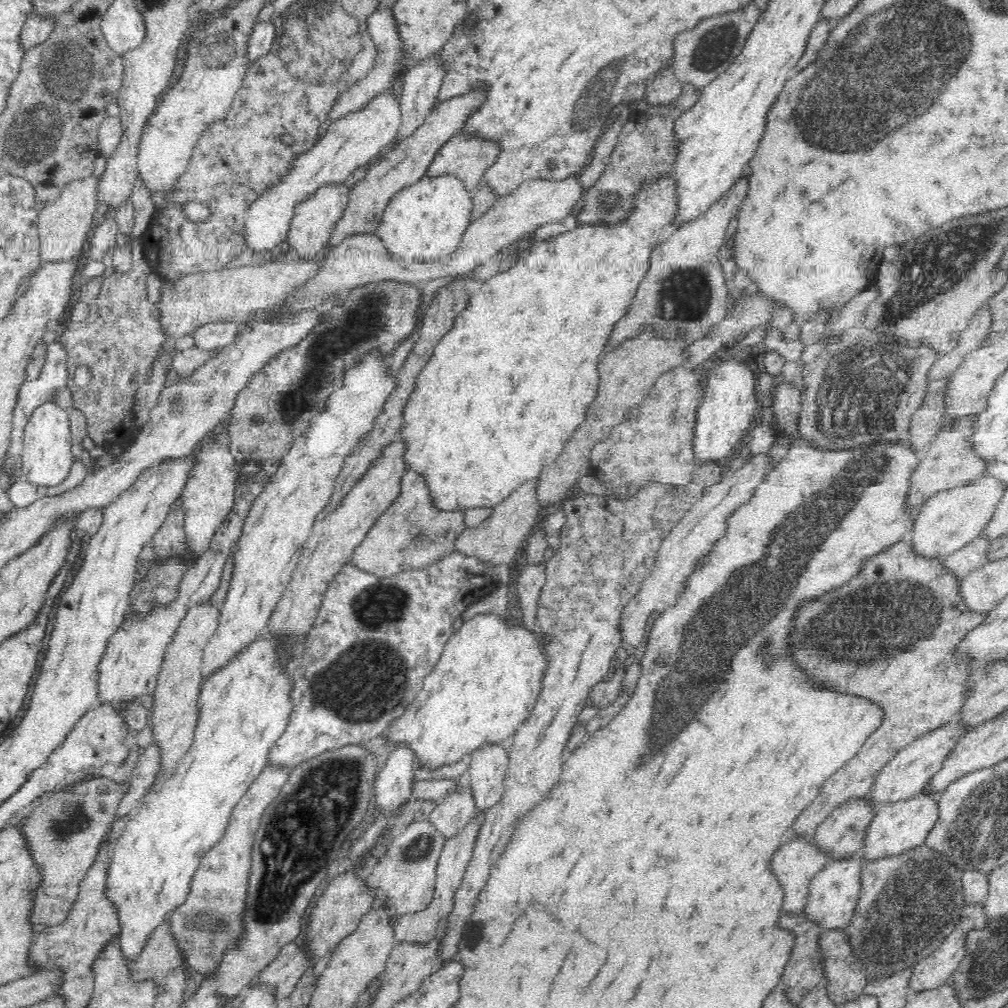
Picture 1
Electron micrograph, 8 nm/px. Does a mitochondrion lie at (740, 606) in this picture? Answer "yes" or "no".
yes

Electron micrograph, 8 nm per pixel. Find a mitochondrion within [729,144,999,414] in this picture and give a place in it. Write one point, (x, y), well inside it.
(858, 358)

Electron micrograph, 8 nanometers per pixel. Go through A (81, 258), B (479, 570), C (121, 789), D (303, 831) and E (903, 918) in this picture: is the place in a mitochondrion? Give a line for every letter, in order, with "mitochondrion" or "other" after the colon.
A: other
B: other
C: other
D: mitochondrion
E: mitochondrion

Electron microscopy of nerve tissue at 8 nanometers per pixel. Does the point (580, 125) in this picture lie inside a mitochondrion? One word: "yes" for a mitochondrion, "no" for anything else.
yes

